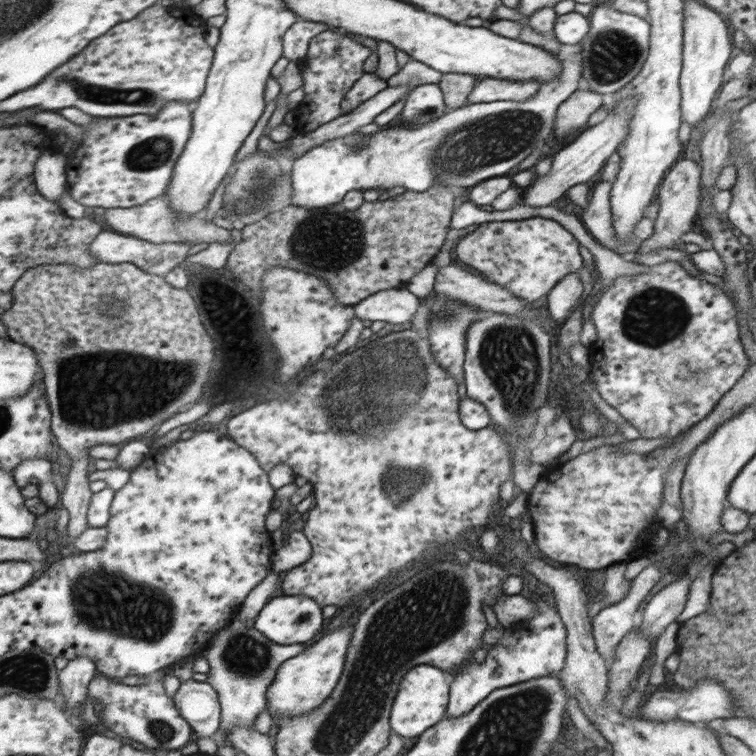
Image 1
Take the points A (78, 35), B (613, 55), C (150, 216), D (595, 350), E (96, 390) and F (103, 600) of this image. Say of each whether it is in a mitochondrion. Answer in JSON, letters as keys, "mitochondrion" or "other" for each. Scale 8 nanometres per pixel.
{"A":"other","B":"mitochondrion","C":"other","D":"other","E":"mitochondrion","F":"mitochondrion"}

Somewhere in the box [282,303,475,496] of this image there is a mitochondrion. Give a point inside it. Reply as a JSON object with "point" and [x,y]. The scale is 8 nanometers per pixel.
{"point":[445,315]}

